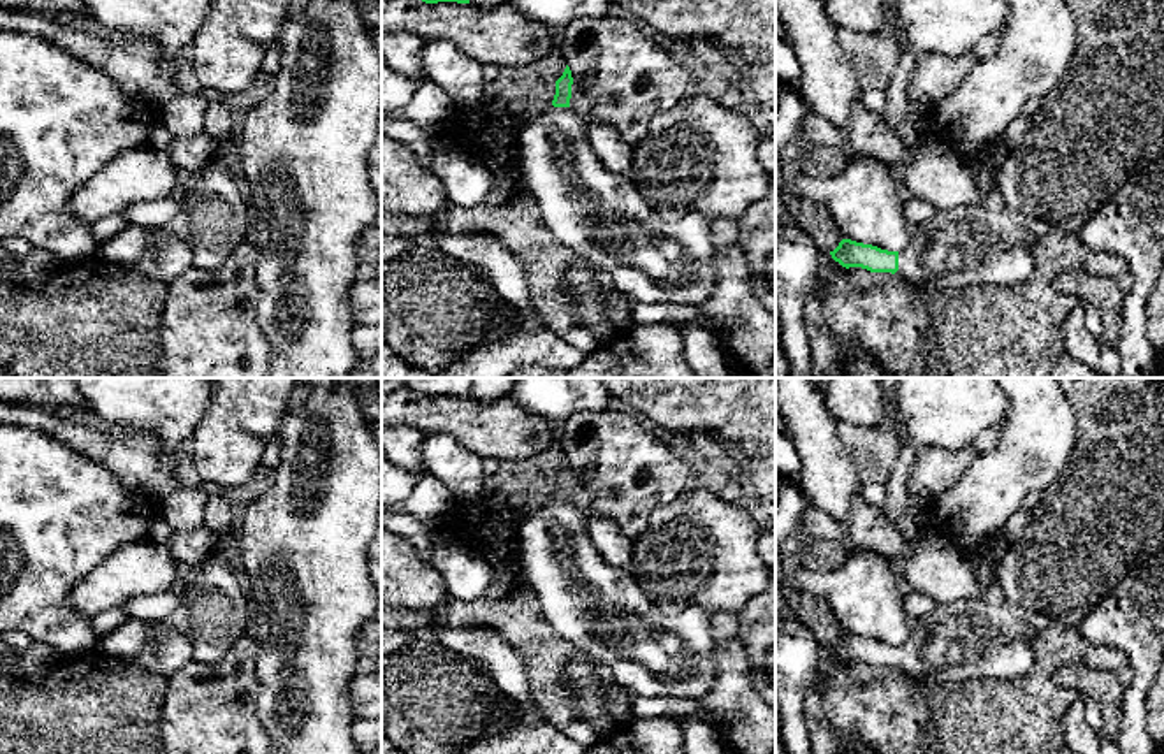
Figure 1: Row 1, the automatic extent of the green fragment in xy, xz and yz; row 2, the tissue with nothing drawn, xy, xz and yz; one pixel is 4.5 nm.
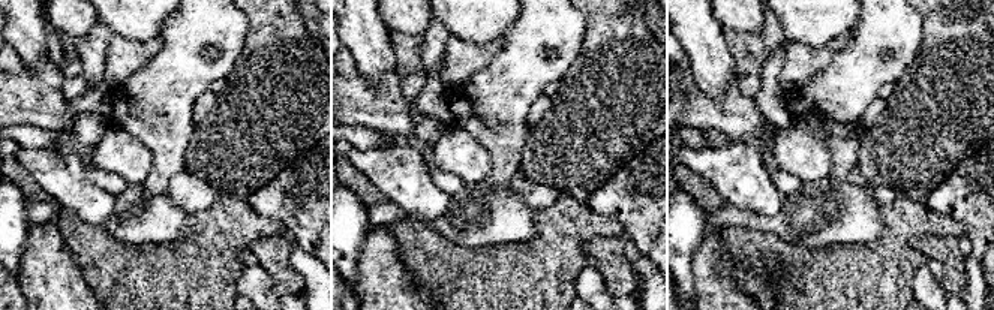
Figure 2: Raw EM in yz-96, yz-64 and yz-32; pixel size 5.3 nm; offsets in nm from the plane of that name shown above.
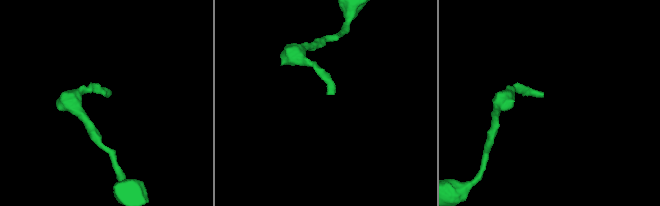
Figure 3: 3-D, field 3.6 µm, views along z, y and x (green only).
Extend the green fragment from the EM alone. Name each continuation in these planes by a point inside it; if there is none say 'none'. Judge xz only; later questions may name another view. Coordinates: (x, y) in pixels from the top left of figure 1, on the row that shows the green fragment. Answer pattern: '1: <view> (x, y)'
1: xz (600, 215)

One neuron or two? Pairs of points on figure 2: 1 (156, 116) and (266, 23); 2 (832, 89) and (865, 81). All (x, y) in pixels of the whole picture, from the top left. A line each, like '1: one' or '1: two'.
1: two
2: one

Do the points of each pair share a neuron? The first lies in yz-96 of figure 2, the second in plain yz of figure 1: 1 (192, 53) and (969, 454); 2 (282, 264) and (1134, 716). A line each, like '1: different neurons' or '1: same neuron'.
1: different neurons
2: different neurons

